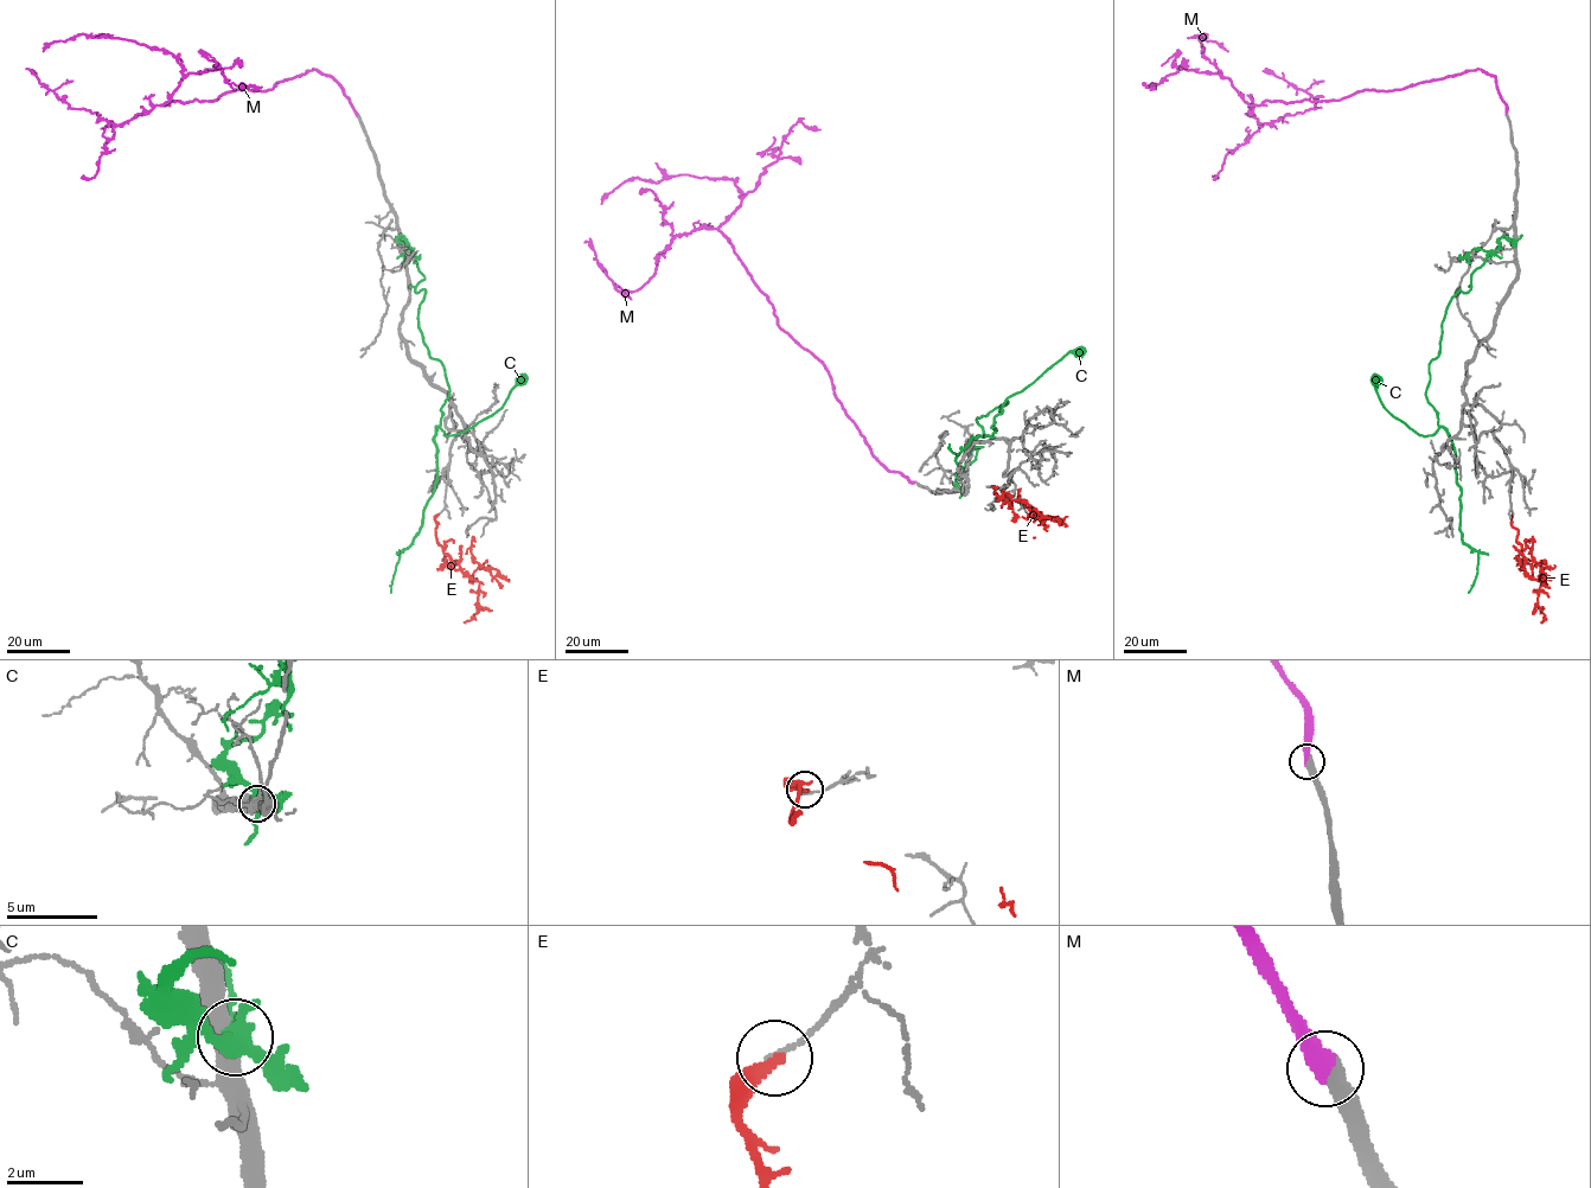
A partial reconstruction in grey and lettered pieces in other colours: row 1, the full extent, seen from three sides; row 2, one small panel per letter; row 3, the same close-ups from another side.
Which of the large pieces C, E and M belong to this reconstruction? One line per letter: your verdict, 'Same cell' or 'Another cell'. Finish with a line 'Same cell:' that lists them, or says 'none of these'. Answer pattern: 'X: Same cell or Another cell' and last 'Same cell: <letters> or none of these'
C: Another cell
E: Another cell
M: Same cell
Same cell: M

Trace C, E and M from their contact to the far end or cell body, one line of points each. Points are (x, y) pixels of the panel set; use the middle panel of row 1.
C: (962, 490), (982, 446), (973, 446), (984, 434), (976, 419), (1008, 402), (992, 436), (958, 453), (949, 444)
E: (996, 487), (998, 497), (1007, 494), (1024, 502), (1033, 519), (1037, 515), (1033, 511)
M: (915, 483), (873, 454), (826, 368), (778, 325), (719, 229), (740, 205), (733, 180), (636, 178), (601, 204)

